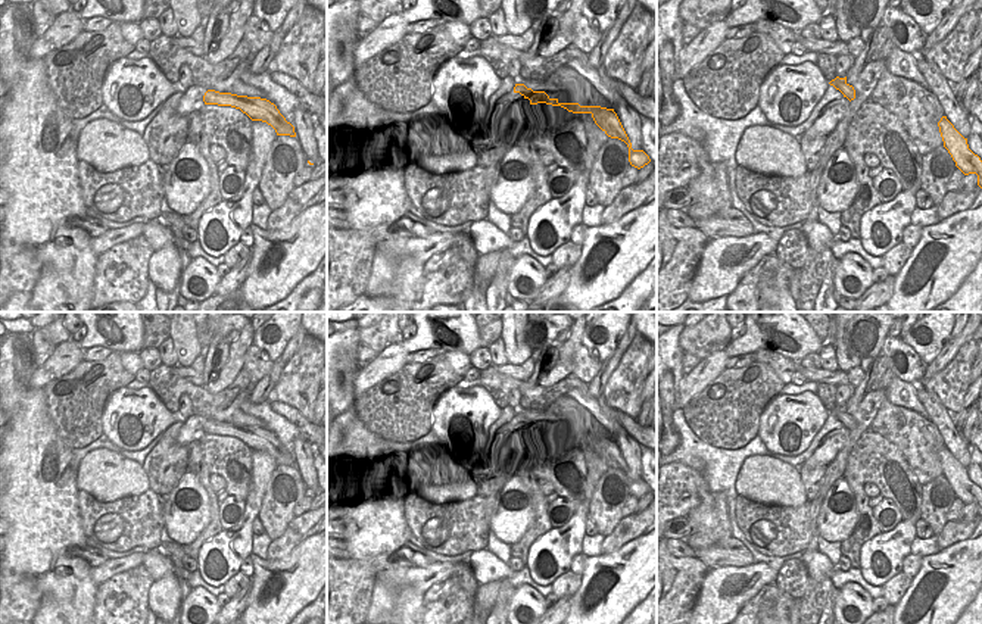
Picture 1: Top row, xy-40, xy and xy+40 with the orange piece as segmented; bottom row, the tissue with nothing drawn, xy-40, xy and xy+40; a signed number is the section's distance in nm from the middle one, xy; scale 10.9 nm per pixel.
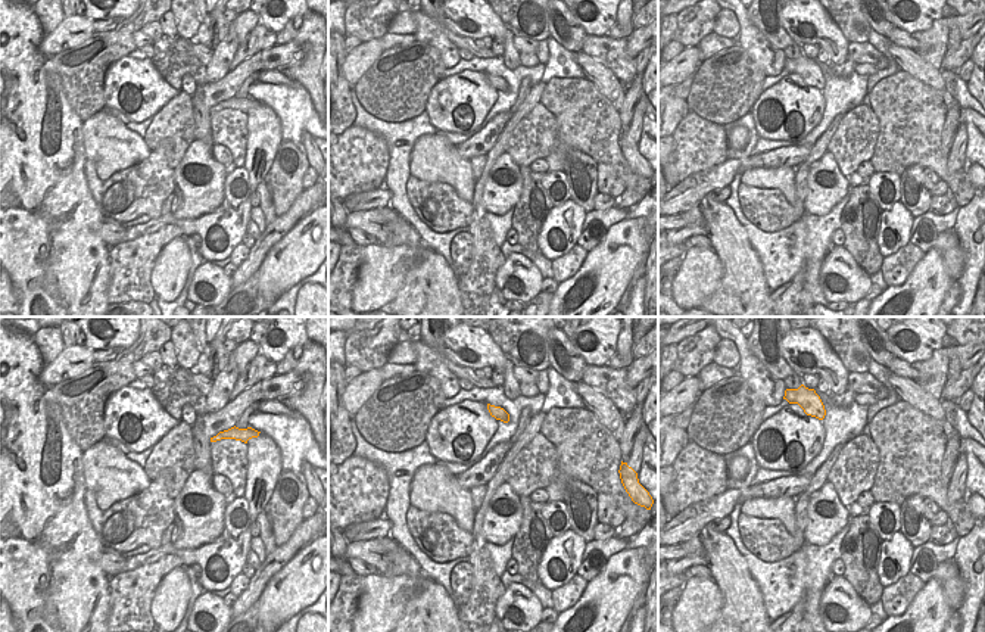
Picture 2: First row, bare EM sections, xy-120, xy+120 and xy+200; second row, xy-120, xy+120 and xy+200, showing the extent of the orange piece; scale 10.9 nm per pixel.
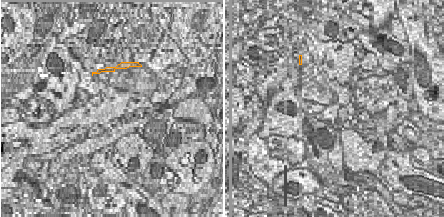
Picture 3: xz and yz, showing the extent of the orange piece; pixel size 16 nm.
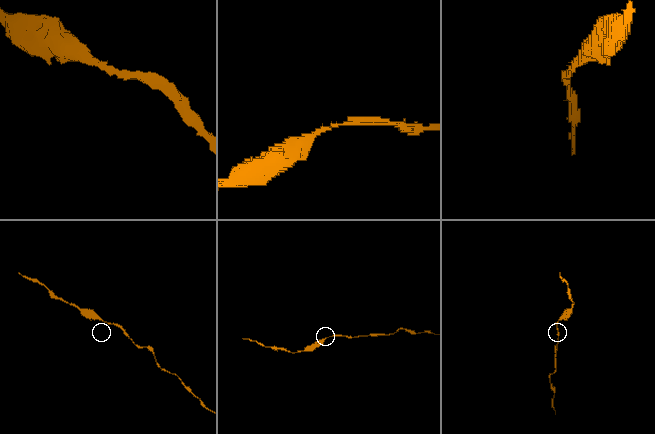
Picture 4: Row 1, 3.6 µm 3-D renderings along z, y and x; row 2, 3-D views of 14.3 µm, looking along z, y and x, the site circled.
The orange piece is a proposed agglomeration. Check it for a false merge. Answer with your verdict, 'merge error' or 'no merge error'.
no merge error

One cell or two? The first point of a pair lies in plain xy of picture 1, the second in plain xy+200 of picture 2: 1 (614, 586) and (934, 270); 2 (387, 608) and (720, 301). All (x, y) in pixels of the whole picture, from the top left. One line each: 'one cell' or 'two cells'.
1: one cell
2: two cells

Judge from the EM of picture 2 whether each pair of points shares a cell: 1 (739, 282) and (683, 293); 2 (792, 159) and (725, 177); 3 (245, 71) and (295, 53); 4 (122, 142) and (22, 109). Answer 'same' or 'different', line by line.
1: different
2: same
3: same
4: different

